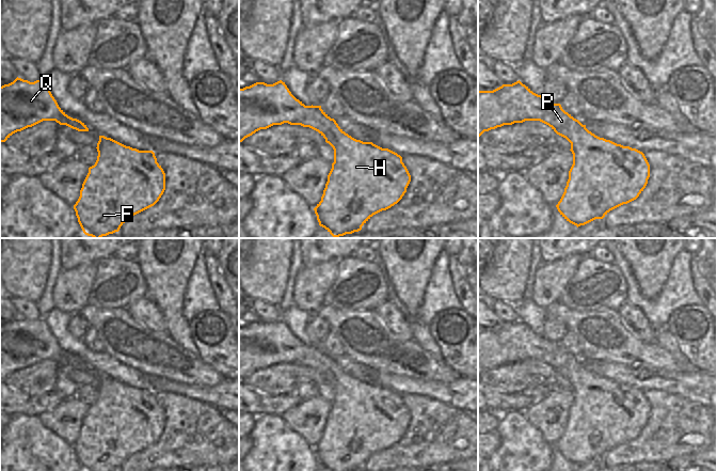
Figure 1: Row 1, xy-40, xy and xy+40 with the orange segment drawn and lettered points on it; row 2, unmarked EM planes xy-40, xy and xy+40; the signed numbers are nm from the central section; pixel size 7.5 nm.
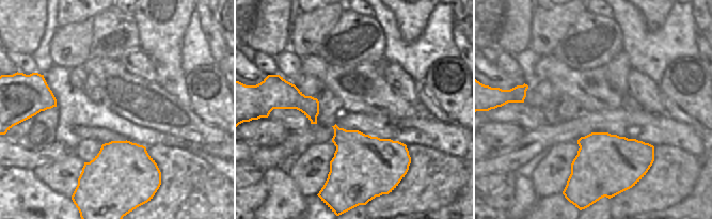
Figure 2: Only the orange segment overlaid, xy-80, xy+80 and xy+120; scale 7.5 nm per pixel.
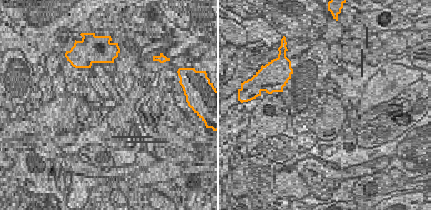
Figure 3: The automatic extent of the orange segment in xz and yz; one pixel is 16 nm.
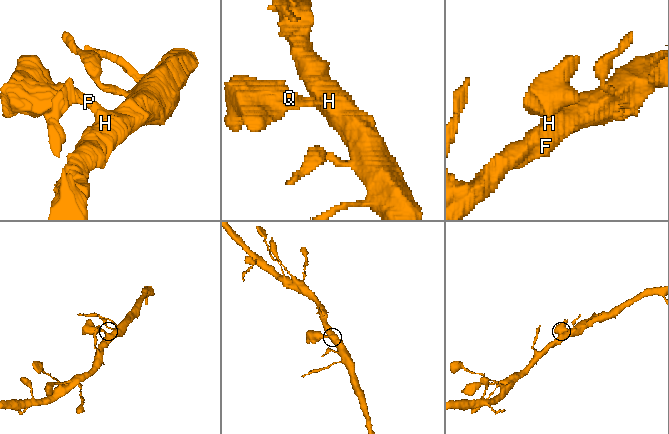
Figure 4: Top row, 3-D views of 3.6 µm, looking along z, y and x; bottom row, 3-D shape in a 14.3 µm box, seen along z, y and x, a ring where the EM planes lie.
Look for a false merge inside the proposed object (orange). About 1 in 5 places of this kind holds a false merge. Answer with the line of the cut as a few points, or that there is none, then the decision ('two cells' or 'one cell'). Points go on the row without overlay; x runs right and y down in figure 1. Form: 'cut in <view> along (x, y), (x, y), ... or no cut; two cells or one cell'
no cut; one cell

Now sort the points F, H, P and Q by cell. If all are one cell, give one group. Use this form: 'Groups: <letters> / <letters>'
Groups: F H P Q.

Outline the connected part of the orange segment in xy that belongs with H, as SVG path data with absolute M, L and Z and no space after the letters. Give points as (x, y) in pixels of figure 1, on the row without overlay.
M282 319L273 324L256 321L250 326L239 328L239 381L260 368L284 362L301 364L318 371L334 389L334 402L328 414L321 440L314 448L319 465L328 471L358 471L373 454L397 443L407 431L411 414L400 394L388 388L382 388L372 381L363 381L352 377L321 348L321 345L305 345L297 339Z

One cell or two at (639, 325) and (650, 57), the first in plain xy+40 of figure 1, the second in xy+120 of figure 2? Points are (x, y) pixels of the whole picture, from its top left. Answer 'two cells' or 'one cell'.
two cells

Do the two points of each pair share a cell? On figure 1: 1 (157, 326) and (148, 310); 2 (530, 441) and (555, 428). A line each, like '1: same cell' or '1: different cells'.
1: same cell
2: different cells

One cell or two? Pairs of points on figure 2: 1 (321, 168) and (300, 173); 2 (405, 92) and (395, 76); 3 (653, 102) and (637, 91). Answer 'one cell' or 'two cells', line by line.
1: one cell
2: one cell
3: one cell

